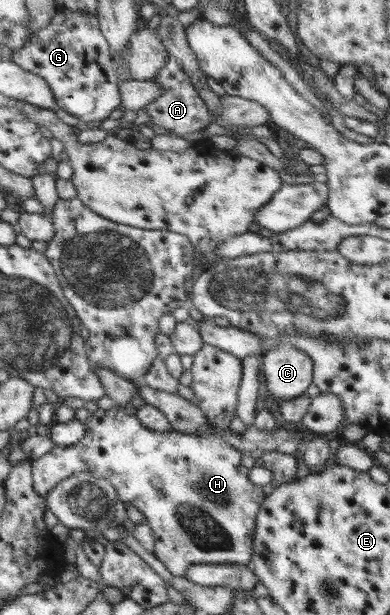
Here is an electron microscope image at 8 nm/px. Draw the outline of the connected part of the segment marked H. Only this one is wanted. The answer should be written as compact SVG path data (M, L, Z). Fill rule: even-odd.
M97 409L94 411L87 422L88 433L82 442L74 446L57 446L48 453L46 456L32 461L33 472L35 477L35 483L37 491L40 491L46 499L49 498L50 493L54 487L58 487L65 479L82 473L83 471L93 471L104 479L109 479L110 483L114 486L114 489L118 492L118 497L125 505L130 504L137 507L147 519L147 523L152 528L155 537L155 546L153 554L168 568L168 571L172 575L178 577L185 577L187 567L194 565L195 563L212 563L212 564L238 564L240 566L250 567L252 554L253 554L253 539L254 530L256 525L256 516L260 509L261 503L265 500L264 490L262 486L253 484L248 478L249 469L242 465L242 457L224 441L222 436L218 435L186 435L176 430L171 432L157 432L153 428L146 427L145 424L141 423L141 420L136 415L128 415L119 410L104 410Z

